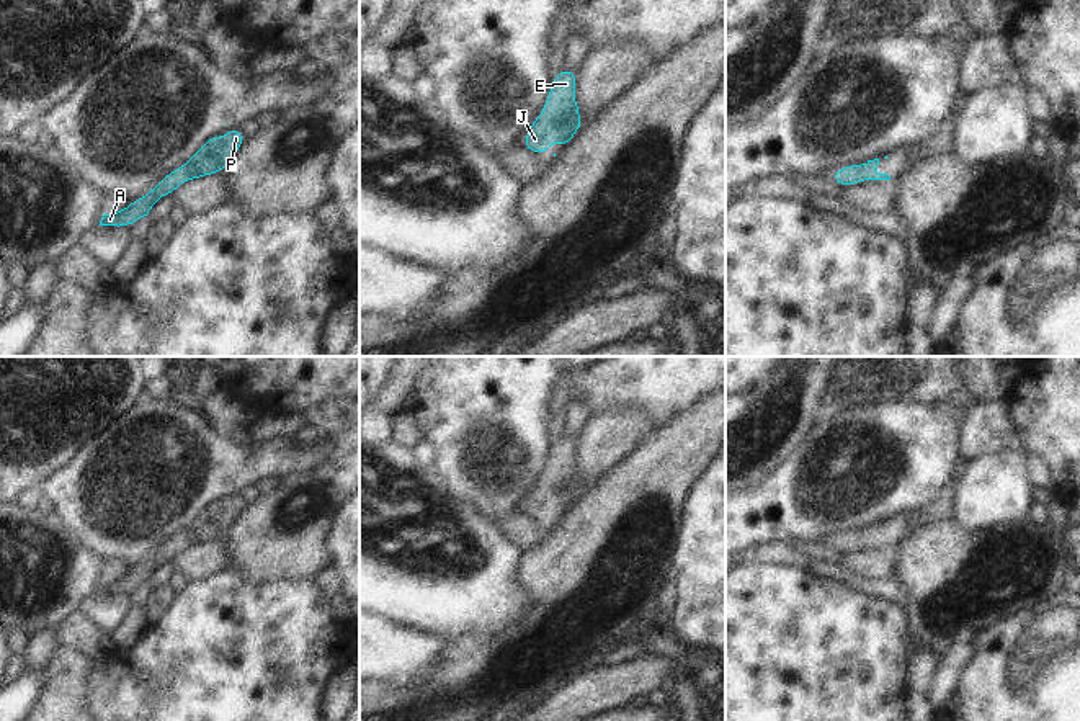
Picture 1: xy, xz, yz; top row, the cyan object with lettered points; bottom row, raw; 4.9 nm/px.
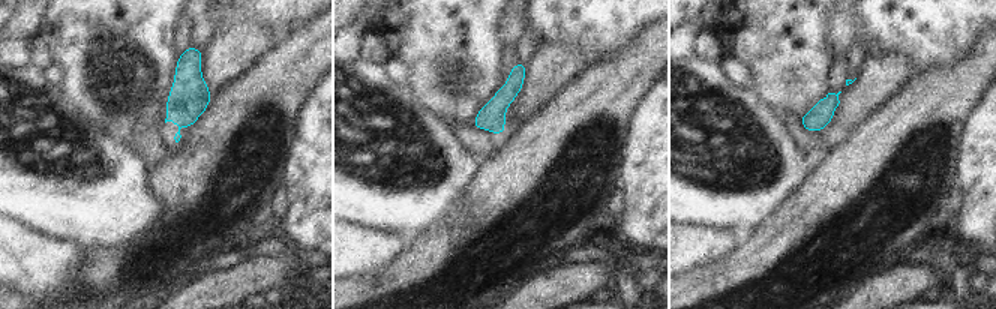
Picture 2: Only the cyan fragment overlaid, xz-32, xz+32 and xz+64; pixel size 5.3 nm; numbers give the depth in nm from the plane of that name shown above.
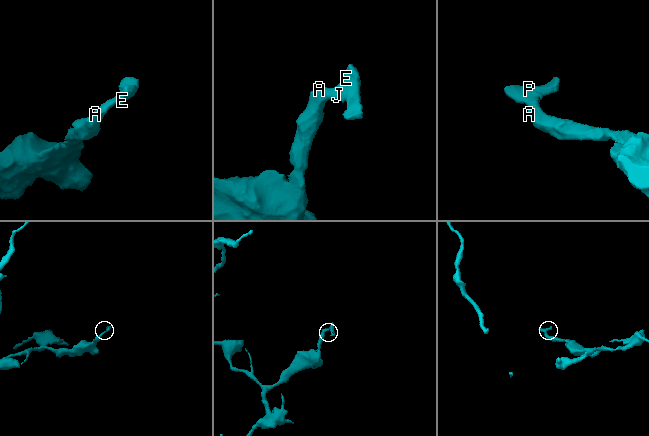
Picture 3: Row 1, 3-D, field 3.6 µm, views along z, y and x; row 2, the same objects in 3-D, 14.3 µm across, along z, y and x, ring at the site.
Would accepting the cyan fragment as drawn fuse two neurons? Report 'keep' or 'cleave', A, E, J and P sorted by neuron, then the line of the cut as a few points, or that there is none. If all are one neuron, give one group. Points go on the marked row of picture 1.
keep; groups A E J P; cut none

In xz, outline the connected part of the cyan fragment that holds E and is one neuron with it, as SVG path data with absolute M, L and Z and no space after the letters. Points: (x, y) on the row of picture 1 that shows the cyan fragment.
M562 69L551 83L549 98L542 113L536 116L523 141L523 147L541 155L549 152L549 142L569 144L585 124L578 119L580 108L575 101L577 70Z

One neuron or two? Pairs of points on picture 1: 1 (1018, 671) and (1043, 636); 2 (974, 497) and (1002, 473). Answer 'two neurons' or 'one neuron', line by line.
1: one neuron
2: one neuron

